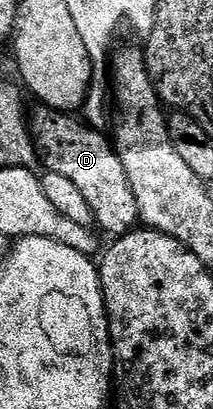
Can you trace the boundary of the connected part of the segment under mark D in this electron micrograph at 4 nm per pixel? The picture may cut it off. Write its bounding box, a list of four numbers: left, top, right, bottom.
[31,108,139,236]

